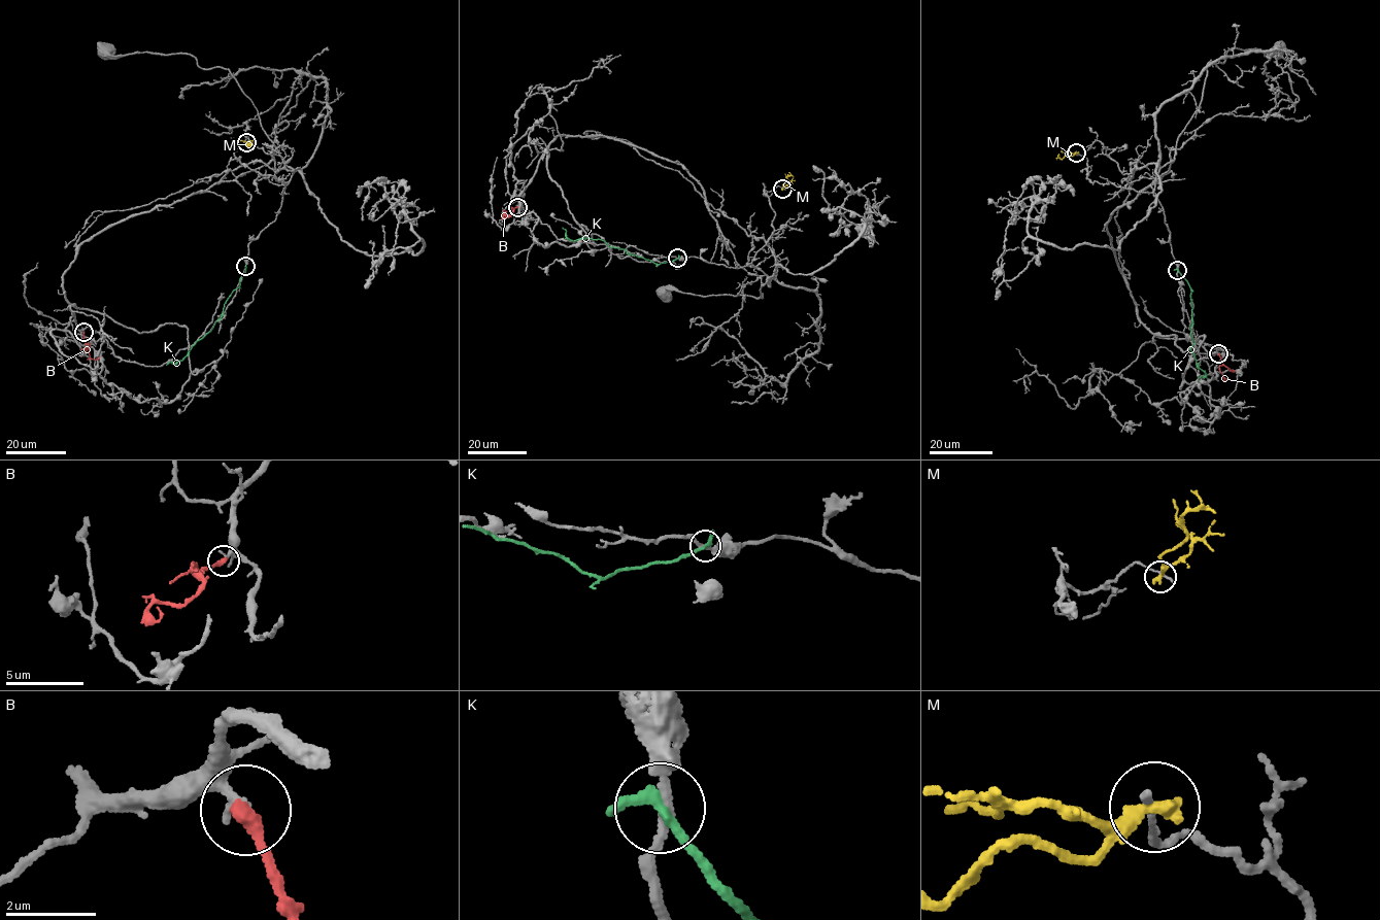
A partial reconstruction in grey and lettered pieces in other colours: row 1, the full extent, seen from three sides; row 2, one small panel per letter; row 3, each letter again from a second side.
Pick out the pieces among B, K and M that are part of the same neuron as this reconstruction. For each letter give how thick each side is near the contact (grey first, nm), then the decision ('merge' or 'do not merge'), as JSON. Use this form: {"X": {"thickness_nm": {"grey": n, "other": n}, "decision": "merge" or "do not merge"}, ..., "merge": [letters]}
{"B": {"thickness_nm": {"grey": 280, "other": 360}, "decision": "merge"}, "K": {"thickness_nm": {"grey": 240, "other": 320}, "decision": "do not merge"}, "M": {"thickness_nm": {"grey": 180, "other": 380}, "decision": "do not merge"}, "merge": ["B"]}

